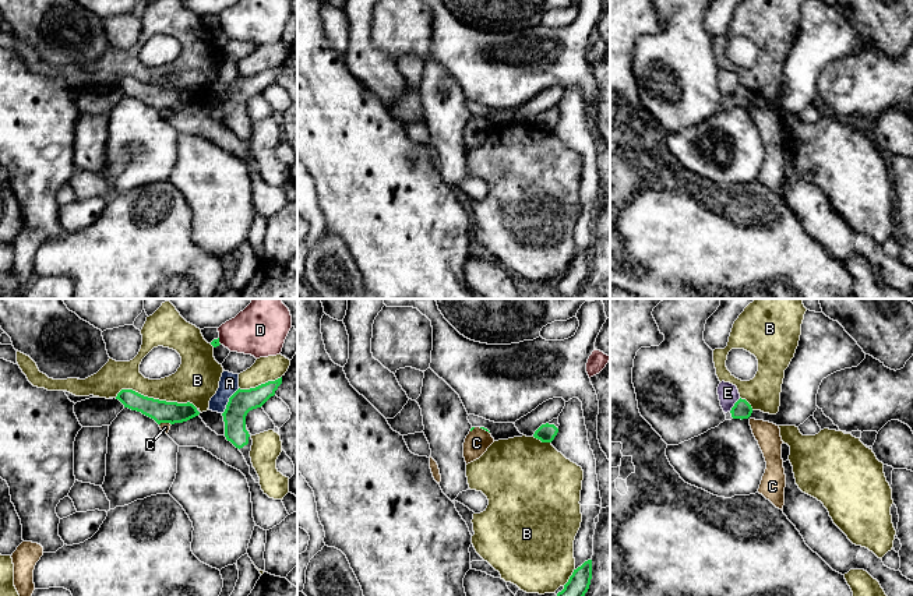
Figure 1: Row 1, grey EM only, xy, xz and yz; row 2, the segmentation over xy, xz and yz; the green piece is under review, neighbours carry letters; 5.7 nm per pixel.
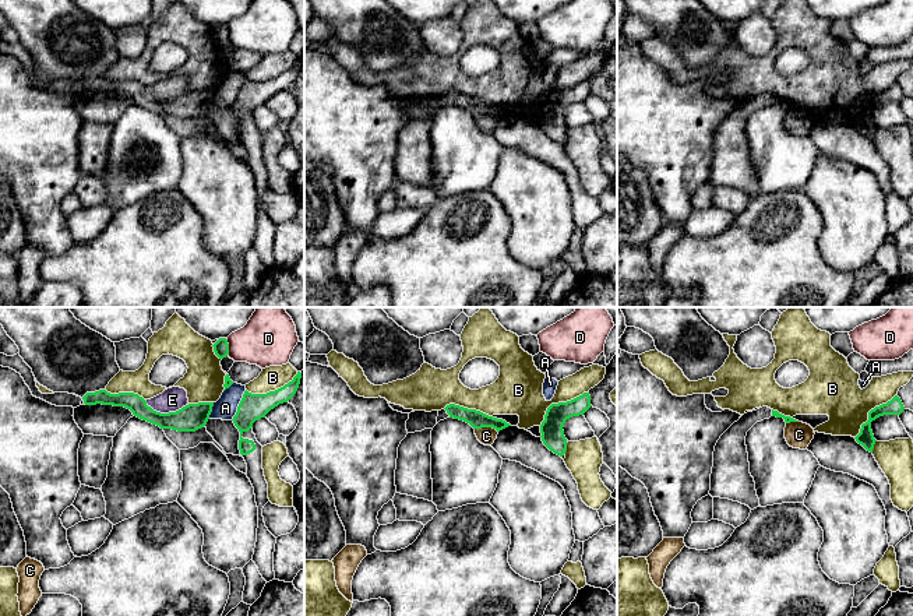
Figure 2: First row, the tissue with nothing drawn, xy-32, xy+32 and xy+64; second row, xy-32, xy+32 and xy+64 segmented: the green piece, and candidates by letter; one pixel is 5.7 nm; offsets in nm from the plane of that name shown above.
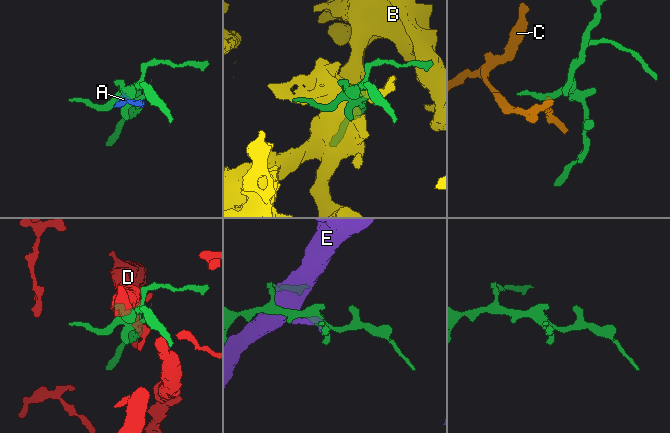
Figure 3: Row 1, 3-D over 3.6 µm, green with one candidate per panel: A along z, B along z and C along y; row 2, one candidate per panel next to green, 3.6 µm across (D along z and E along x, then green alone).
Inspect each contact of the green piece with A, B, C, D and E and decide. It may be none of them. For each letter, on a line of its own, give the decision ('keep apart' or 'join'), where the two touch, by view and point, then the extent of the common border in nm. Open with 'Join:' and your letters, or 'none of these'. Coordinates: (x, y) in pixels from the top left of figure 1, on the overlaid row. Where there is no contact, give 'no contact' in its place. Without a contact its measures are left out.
Join: none of these
A: keep apart | xy (229, 401) | 180 nm
B: keep apart | xy (157, 399) | 480 nm
C: keep apart | xy (165, 422) | 70 nm
D: keep apart | xy (218, 341) | 40 nm
E: keep apart | yz (735, 405) | 100 nm

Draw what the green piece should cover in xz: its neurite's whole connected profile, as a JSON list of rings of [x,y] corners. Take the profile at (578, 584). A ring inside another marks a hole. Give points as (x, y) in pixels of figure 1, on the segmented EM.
[[[592,560],[574,569],[564,589],[557,596],[585,596],[592,579]]]

